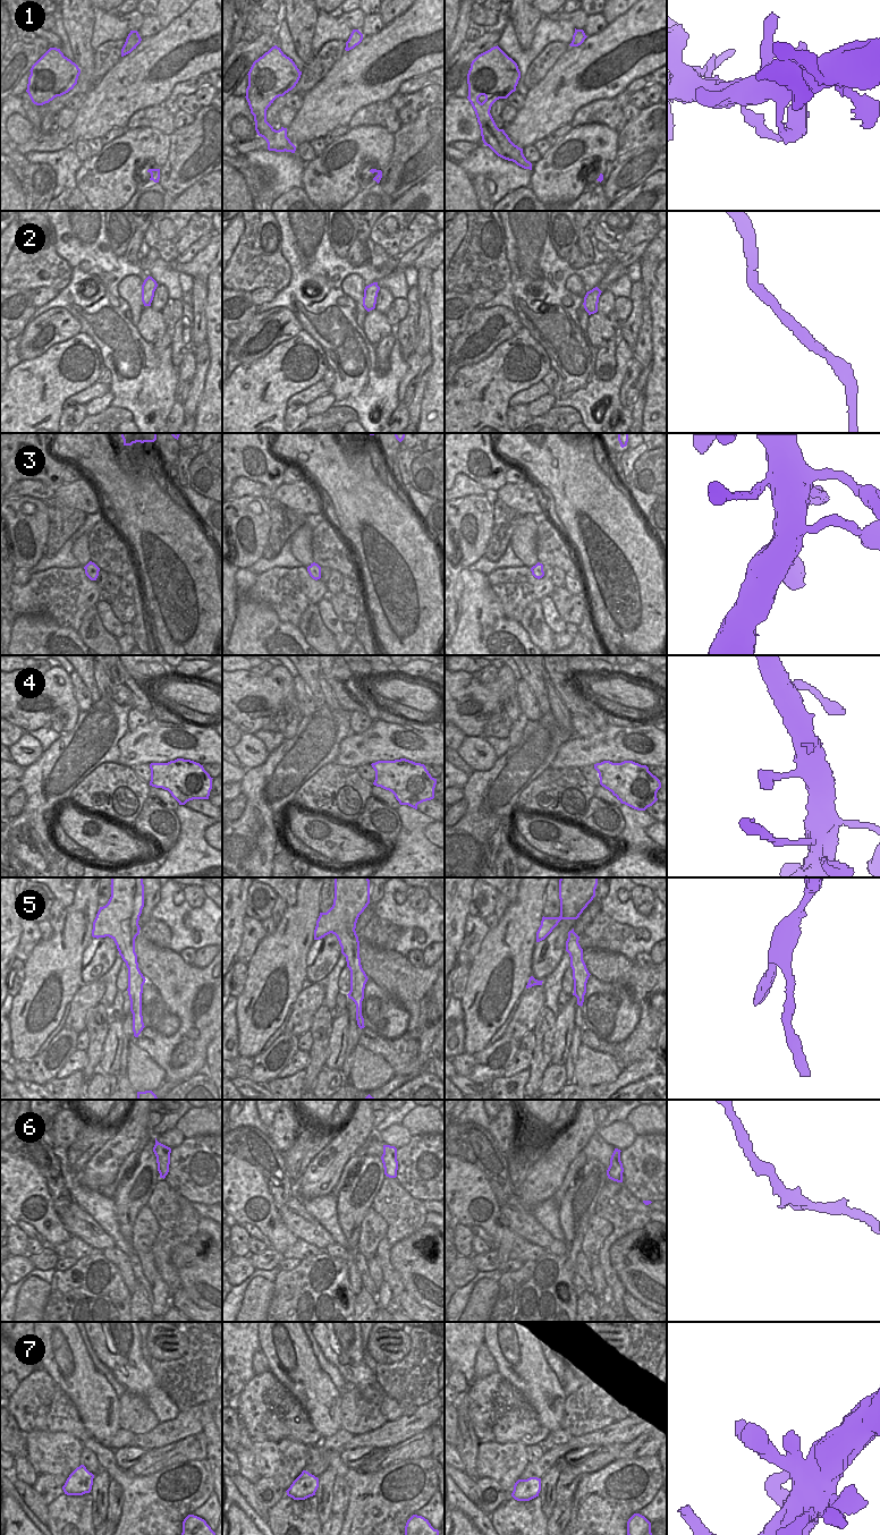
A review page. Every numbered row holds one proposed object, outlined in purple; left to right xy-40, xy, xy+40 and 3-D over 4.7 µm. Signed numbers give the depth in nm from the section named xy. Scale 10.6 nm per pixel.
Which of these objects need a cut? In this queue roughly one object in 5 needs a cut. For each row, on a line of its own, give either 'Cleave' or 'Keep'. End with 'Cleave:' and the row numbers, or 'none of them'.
1: Keep
2: Keep
3: Keep
4: Keep
5: Keep
6: Keep
7: Keep
Cleave: none of them

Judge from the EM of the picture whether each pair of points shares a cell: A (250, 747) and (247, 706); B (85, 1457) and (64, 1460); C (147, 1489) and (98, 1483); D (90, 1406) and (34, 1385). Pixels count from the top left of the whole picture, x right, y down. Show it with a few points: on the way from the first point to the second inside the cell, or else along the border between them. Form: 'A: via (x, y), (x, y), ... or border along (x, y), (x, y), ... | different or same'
A: border along (243, 732), (253, 734) | different
B: border along (83, 1448), (81, 1464) | different
C: border along (101, 1468), (111, 1478) | different
D: border along (53, 1379), (67, 1394), (83, 1423) | different

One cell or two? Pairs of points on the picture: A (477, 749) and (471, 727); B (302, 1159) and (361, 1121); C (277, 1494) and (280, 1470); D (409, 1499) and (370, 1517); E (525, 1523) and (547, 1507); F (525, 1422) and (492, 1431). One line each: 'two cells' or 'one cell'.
A: two cells
B: two cells
C: two cells
D: one cell
E: two cells
F: one cell

